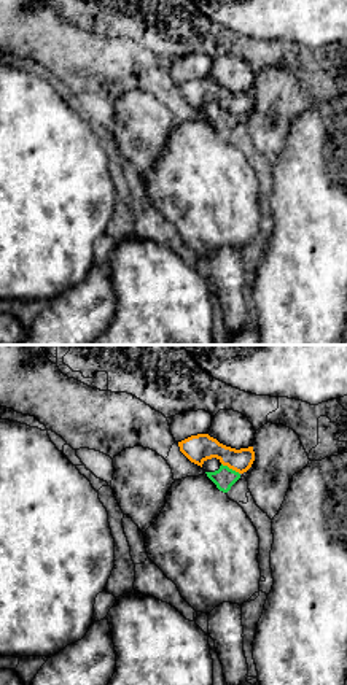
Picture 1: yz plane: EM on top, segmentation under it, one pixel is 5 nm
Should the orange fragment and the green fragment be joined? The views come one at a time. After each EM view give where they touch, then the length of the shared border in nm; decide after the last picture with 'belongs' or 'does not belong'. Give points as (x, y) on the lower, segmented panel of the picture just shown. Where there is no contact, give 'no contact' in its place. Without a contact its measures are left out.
(231, 468) | 110 nm

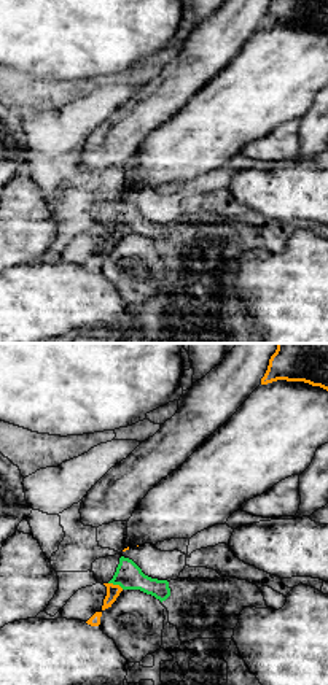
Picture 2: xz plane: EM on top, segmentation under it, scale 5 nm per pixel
(117, 585) | 90 nm

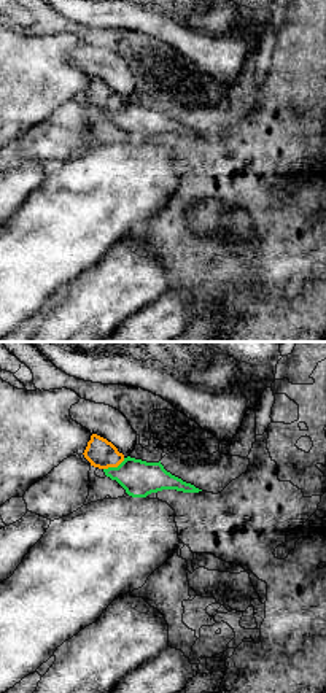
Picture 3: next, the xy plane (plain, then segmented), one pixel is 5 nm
(113, 466) | 130 nm

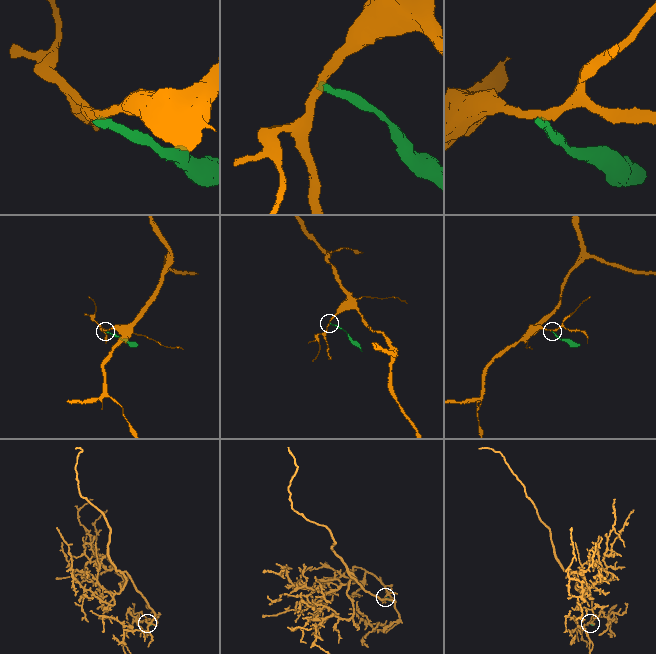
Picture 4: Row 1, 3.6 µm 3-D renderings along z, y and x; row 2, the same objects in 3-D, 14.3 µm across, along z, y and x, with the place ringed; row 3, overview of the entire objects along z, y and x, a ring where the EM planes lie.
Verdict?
does not belong

